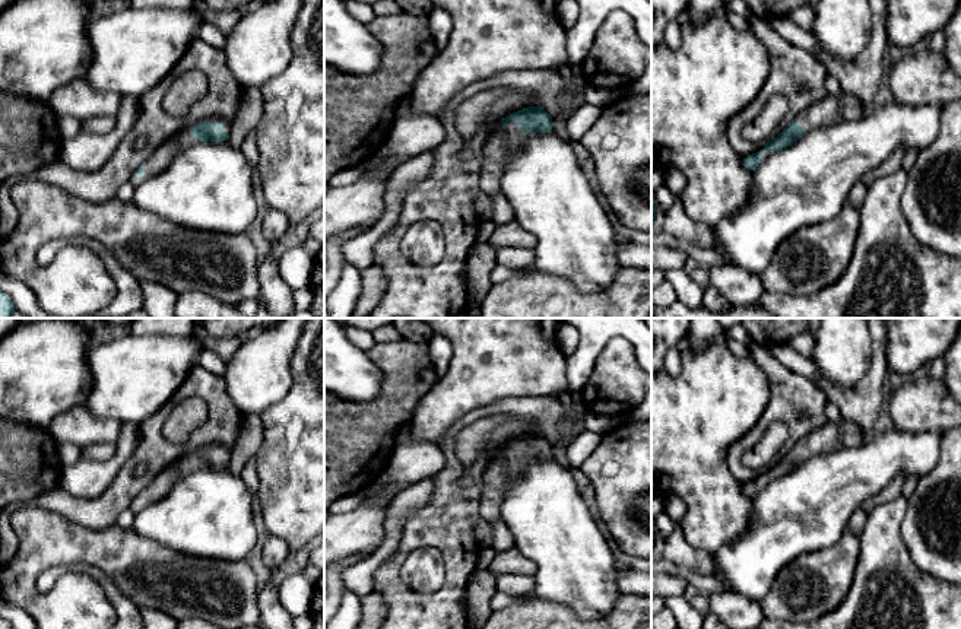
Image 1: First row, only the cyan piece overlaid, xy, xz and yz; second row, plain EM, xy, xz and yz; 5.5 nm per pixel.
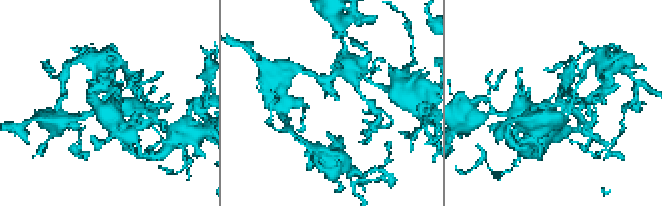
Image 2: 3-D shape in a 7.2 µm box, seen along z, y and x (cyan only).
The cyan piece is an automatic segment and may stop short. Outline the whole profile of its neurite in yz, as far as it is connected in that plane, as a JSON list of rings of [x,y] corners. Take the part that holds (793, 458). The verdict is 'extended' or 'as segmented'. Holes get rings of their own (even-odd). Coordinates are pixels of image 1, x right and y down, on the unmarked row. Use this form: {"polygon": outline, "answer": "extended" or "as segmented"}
{"polygon": [[[843,417],[838,422],[827,422],[797,441],[776,466],[768,467],[765,479],[780,479],[819,454],[854,448],[863,441],[865,436],[856,423]]], "answer": "extended"}

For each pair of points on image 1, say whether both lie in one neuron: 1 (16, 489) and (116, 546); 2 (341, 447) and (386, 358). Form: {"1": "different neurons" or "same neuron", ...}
{"1": "different neurons", "2": "same neuron"}

